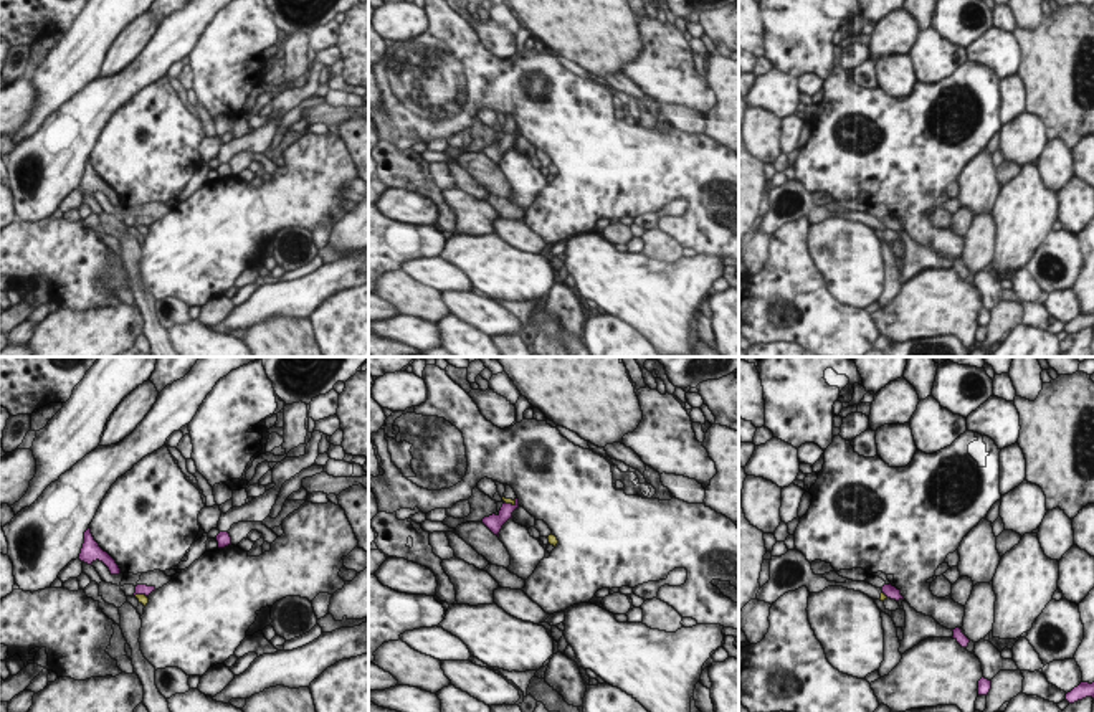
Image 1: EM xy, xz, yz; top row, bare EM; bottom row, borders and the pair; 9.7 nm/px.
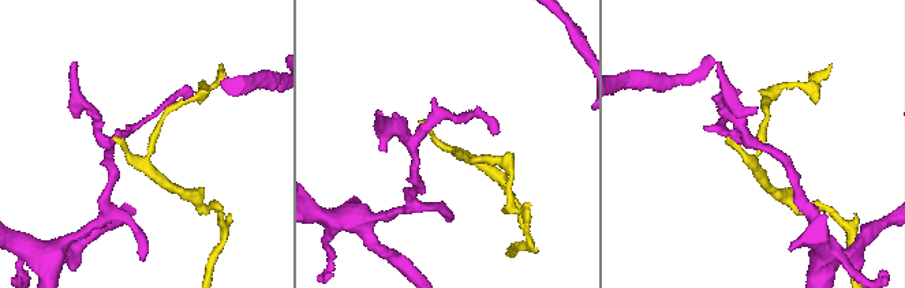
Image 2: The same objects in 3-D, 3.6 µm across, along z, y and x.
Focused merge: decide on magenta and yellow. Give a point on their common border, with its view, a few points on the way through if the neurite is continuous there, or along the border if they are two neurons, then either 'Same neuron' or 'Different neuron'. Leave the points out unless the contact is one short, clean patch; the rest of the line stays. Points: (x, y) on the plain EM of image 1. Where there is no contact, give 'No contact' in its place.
Touches magenta at xz (511, 134). Boundary: xz (504, 131), (516, 134). Different neuron.

